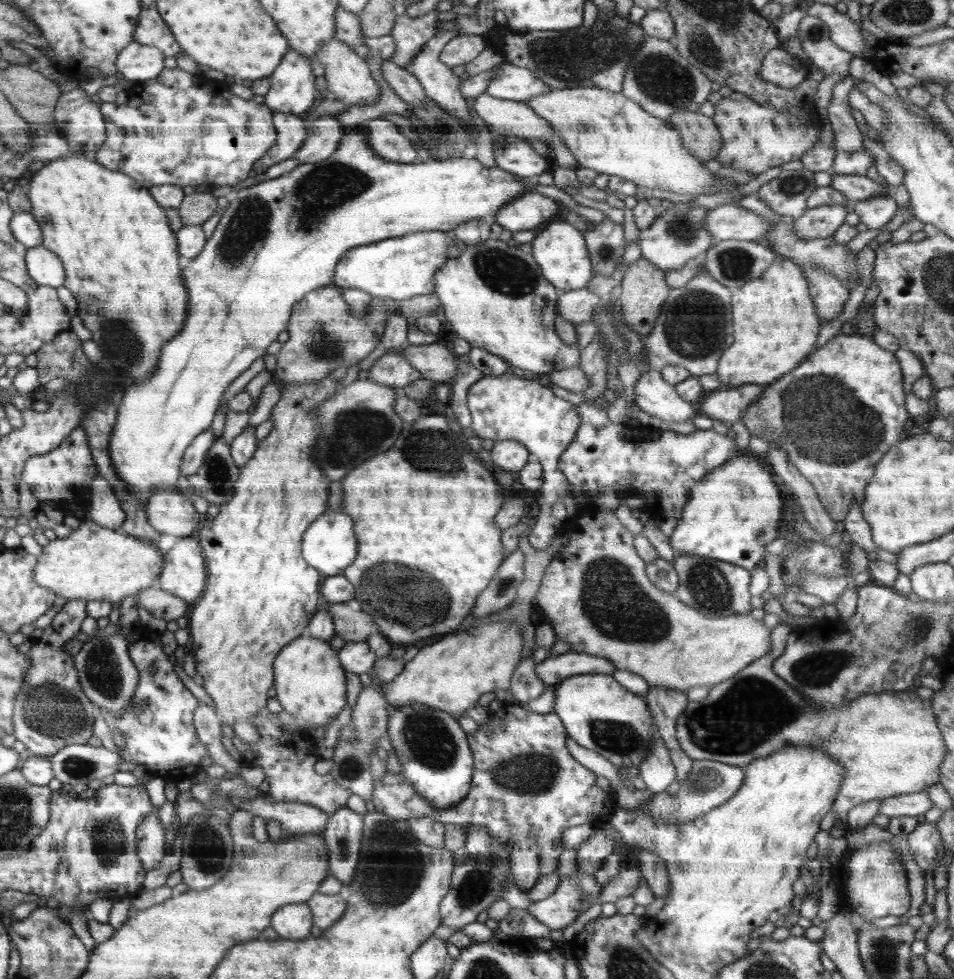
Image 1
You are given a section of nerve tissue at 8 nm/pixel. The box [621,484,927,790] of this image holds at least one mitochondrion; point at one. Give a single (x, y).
(753, 711)

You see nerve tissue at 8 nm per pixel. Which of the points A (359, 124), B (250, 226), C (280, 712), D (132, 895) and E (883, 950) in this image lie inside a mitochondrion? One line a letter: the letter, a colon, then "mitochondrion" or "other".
A: other
B: mitochondrion
C: other
D: other
E: mitochondrion

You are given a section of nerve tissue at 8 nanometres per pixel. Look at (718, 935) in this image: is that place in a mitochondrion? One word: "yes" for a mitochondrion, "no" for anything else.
no

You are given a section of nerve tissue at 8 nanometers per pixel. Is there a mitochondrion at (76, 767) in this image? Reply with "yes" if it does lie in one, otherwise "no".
yes

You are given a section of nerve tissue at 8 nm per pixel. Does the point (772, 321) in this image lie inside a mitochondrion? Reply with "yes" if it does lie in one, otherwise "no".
no

